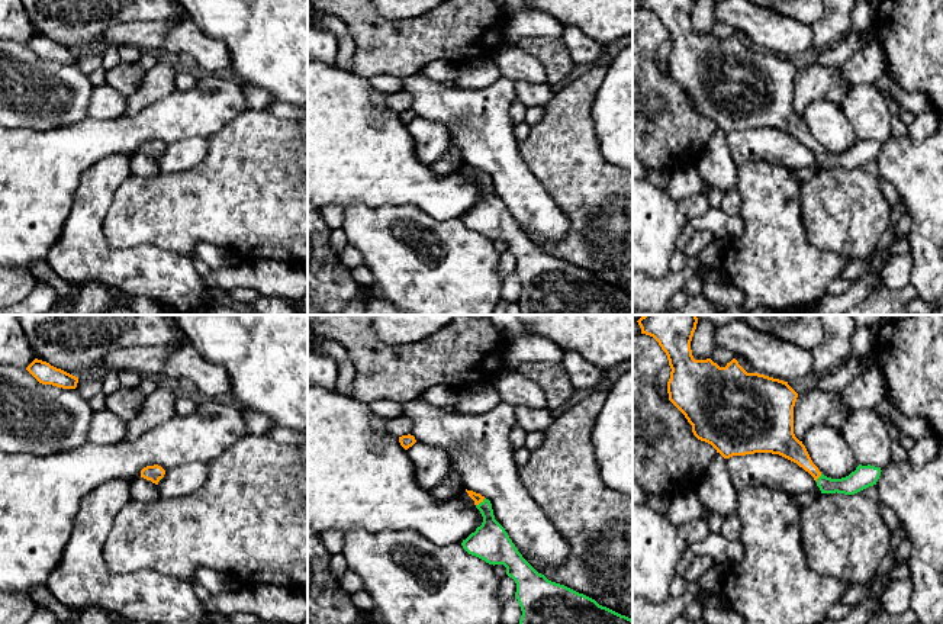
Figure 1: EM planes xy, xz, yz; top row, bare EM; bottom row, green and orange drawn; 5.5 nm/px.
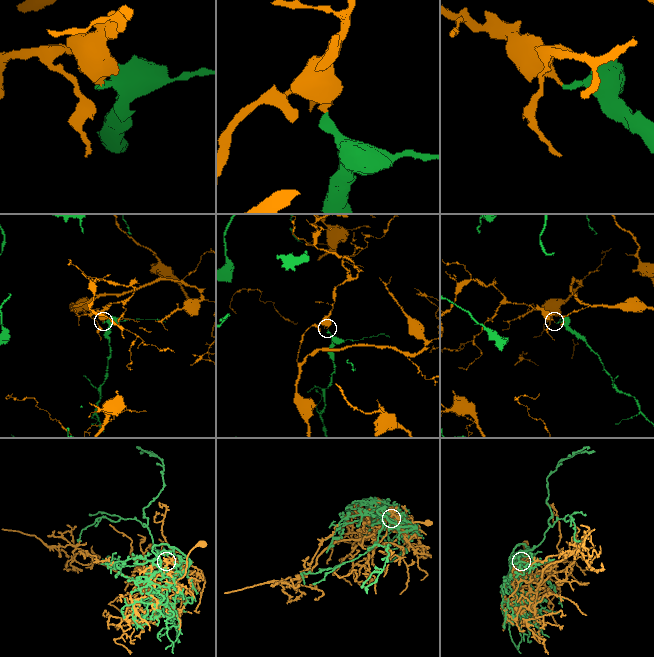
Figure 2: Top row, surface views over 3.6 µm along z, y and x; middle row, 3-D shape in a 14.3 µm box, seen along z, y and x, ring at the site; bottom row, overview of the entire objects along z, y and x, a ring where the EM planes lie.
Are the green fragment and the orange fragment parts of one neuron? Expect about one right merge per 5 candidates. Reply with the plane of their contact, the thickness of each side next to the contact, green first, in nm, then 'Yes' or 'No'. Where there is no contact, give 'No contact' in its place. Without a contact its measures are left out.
Touches green in xz. Thickness 200 nm (green) against 60 nm. No

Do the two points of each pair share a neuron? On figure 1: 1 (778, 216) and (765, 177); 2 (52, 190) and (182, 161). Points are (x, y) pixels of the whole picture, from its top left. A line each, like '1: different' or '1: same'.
1: same
2: different

